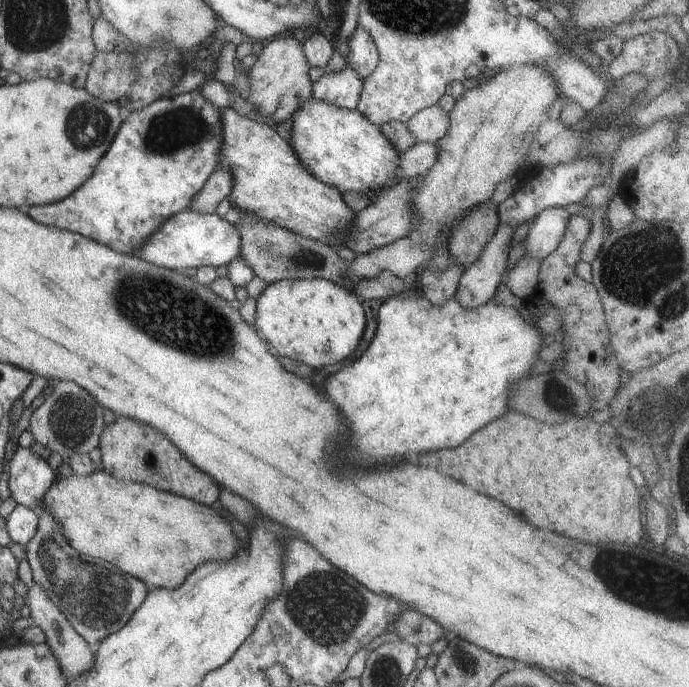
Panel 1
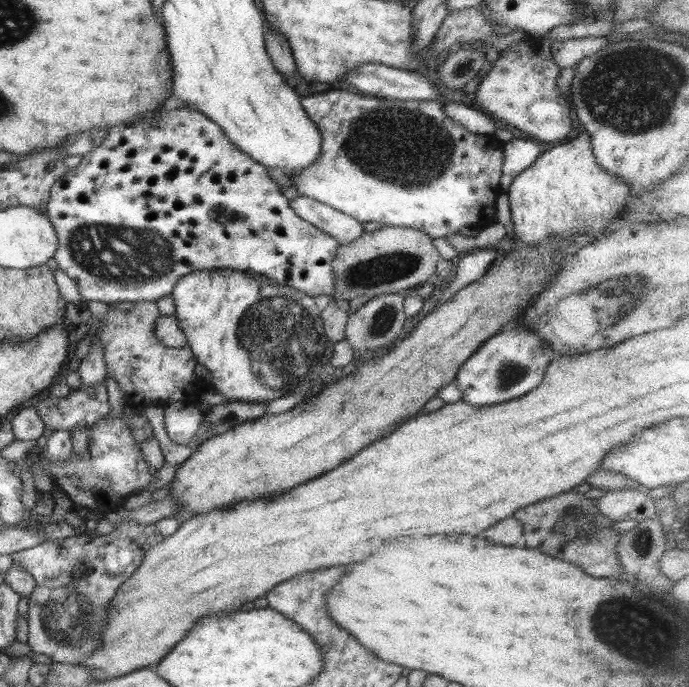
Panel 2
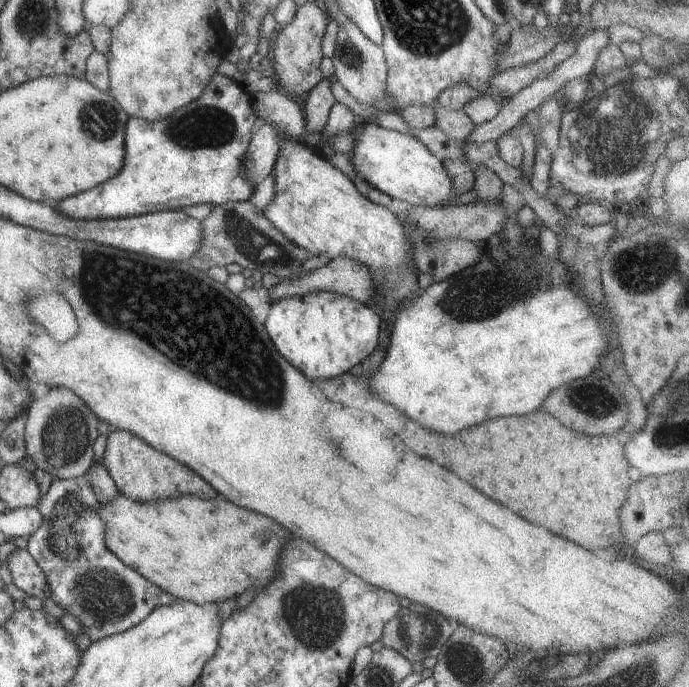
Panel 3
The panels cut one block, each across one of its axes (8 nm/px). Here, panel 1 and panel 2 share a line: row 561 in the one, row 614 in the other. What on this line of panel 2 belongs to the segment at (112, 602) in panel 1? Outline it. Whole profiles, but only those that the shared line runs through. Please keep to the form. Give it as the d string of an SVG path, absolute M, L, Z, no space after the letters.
M124 522L115 527L109 534L92 535L84 532L80 536L72 536L64 539L46 540L37 546L12 554L12 562L26 569L36 582L34 593L30 595L28 605L30 648L36 654L48 656L53 663L78 664L86 659L96 647L102 646L102 618L106 620L104 610L110 606L111 598L126 579L132 577L132 573L142 566L144 555L149 548L153 548L164 540L164 536L158 532L155 524L138 524L138 522Z

